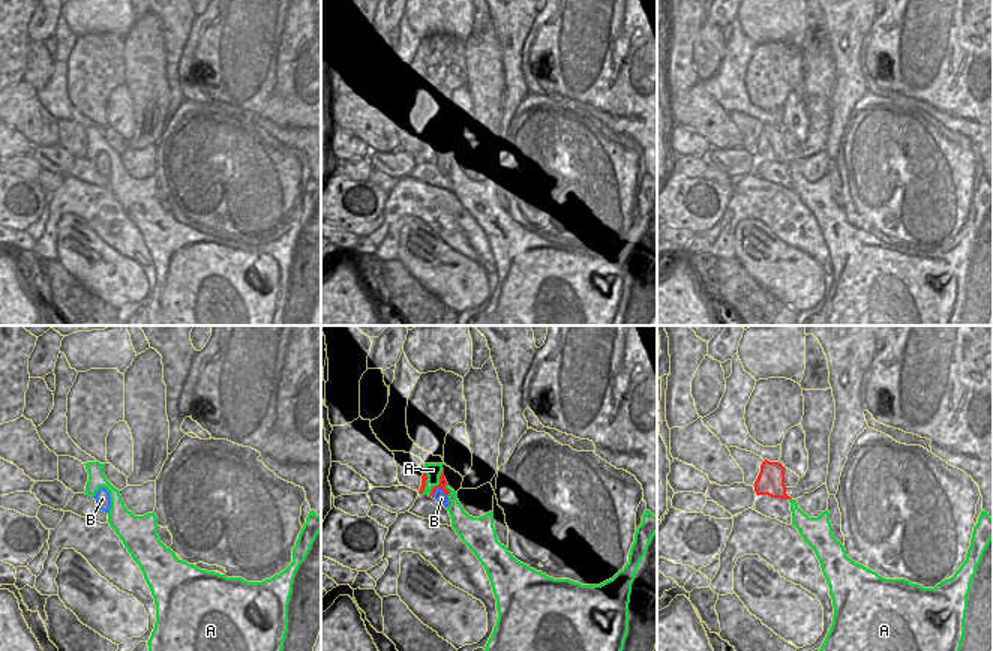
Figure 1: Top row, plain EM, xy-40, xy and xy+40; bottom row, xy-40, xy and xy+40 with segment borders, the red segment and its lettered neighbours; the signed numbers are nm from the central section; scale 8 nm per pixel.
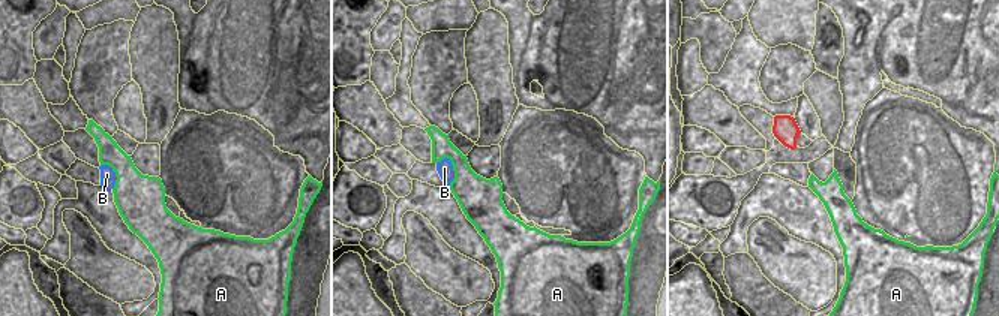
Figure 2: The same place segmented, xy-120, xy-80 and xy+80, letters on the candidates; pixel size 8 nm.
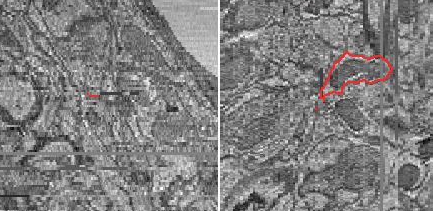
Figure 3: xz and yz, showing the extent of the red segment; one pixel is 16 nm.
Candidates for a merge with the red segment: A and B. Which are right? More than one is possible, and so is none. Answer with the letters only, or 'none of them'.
B

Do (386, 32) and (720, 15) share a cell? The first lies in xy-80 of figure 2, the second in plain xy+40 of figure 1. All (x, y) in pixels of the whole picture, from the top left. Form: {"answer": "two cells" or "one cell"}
{"answer": "one cell"}

